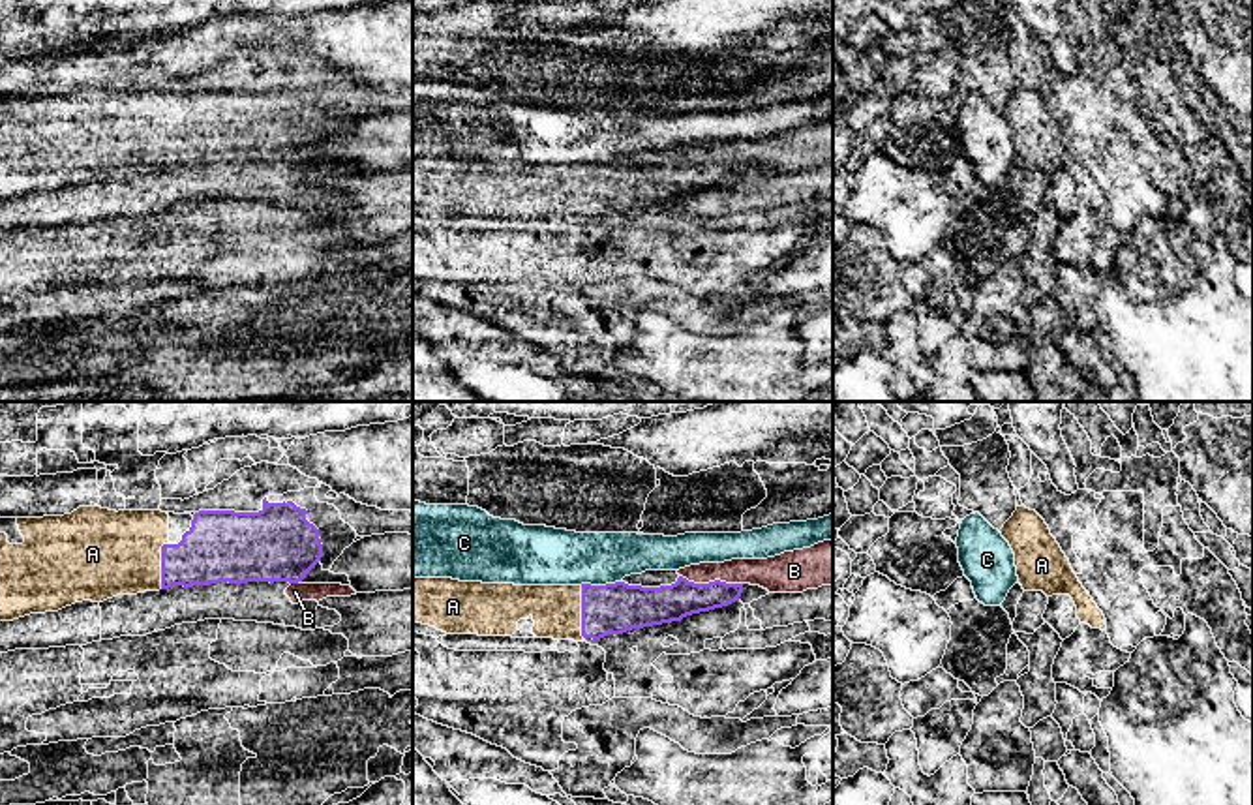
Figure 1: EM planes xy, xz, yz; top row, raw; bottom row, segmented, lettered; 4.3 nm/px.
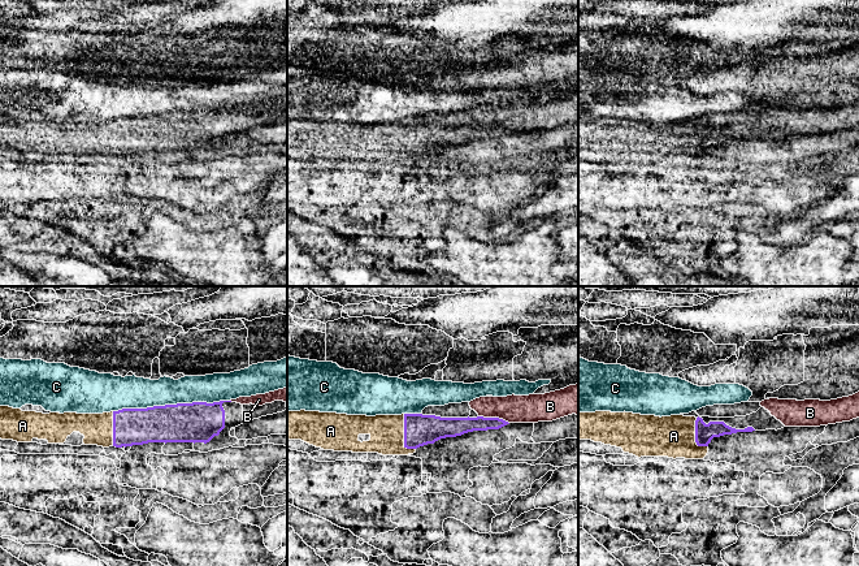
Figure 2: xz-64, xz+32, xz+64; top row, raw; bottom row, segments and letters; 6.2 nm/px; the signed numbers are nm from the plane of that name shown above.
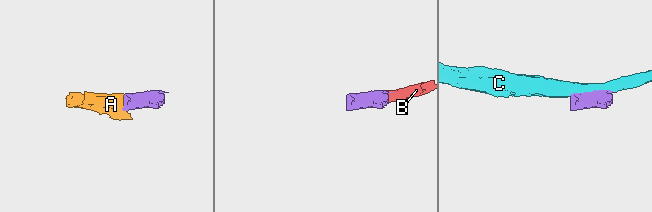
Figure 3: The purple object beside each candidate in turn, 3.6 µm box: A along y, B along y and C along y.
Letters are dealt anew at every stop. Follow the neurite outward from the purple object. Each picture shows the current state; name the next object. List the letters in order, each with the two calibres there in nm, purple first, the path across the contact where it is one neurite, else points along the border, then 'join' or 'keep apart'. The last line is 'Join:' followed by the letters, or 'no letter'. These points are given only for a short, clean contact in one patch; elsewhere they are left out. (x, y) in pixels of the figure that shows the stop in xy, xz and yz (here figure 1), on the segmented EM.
A: 220 nm thick on the purple side, 220 nm on the other; join
B: 160 nm thick on the purple side, 130 nm on the other; border along xz (679, 575), (694, 582), (724, 580), (741, 584); keep apart
C: 220 nm thick on the purple side, 240 nm on the other; keep apart
Join: A

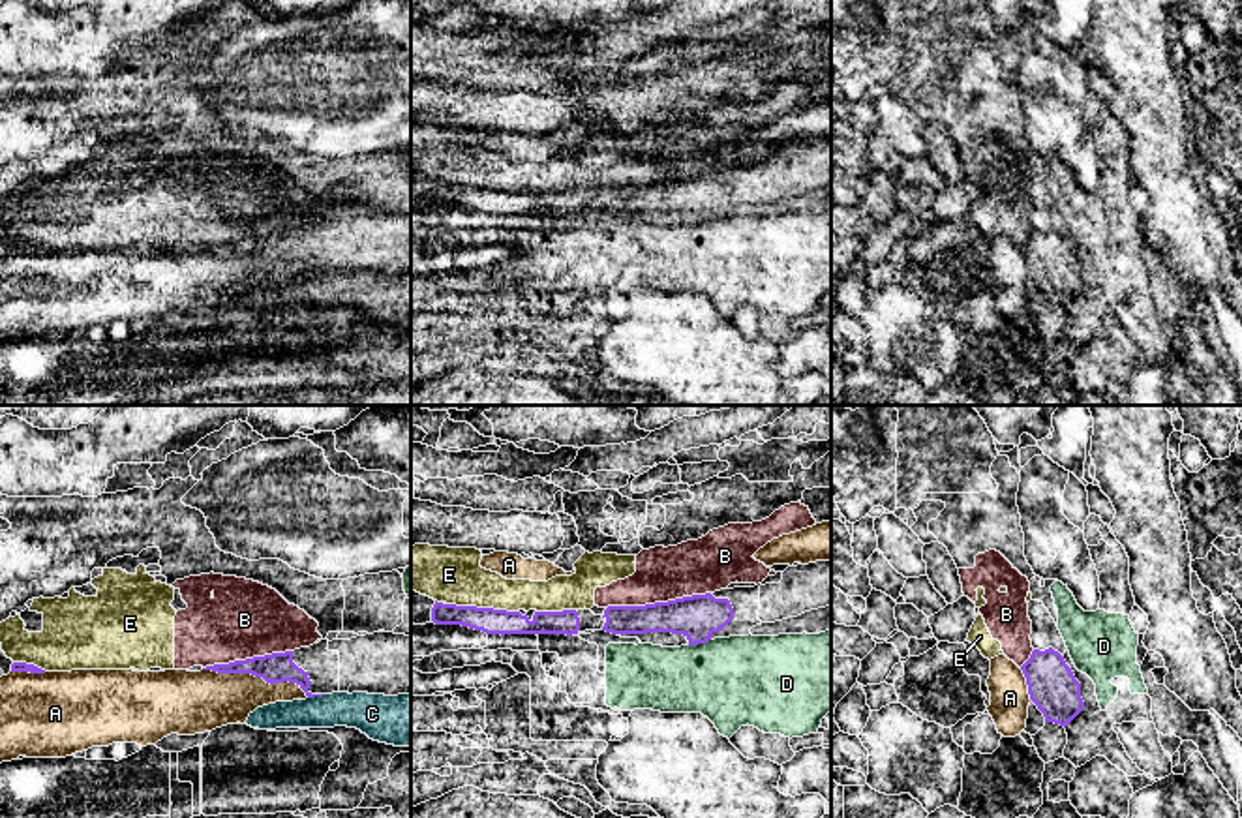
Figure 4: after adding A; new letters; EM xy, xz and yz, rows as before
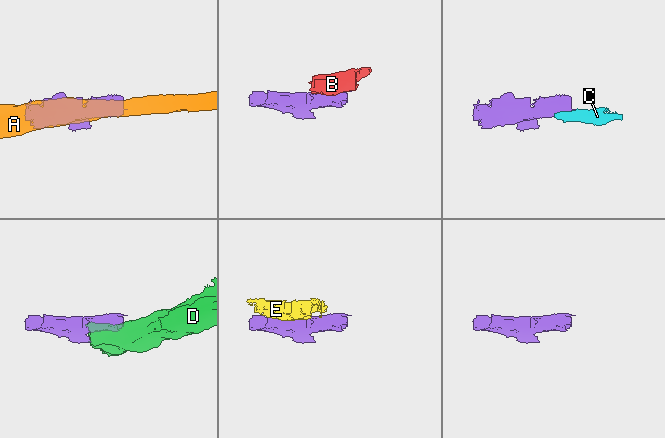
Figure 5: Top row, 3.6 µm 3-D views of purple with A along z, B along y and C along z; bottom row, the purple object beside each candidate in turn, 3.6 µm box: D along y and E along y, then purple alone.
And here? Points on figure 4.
A: 130 nm thick on the purple side, 260 nm on the other; keep apart
B: 190 nm thick on the purple side, 240 nm on the other; border along xz (710, 591), (644, 605), (610, 605), (606, 608); keep apart
C: 130 nm thick on the purple side, 170 nm on the other; border along xy (323, 695), (308, 698); keep apart
D: 190 nm thick on the purple side, 380 nm on the other; border along xz (710, 638), (689, 646); keep apart
E: 110 nm thick on the purple side, 240 nm on the other; keep apart
Join: no letter

